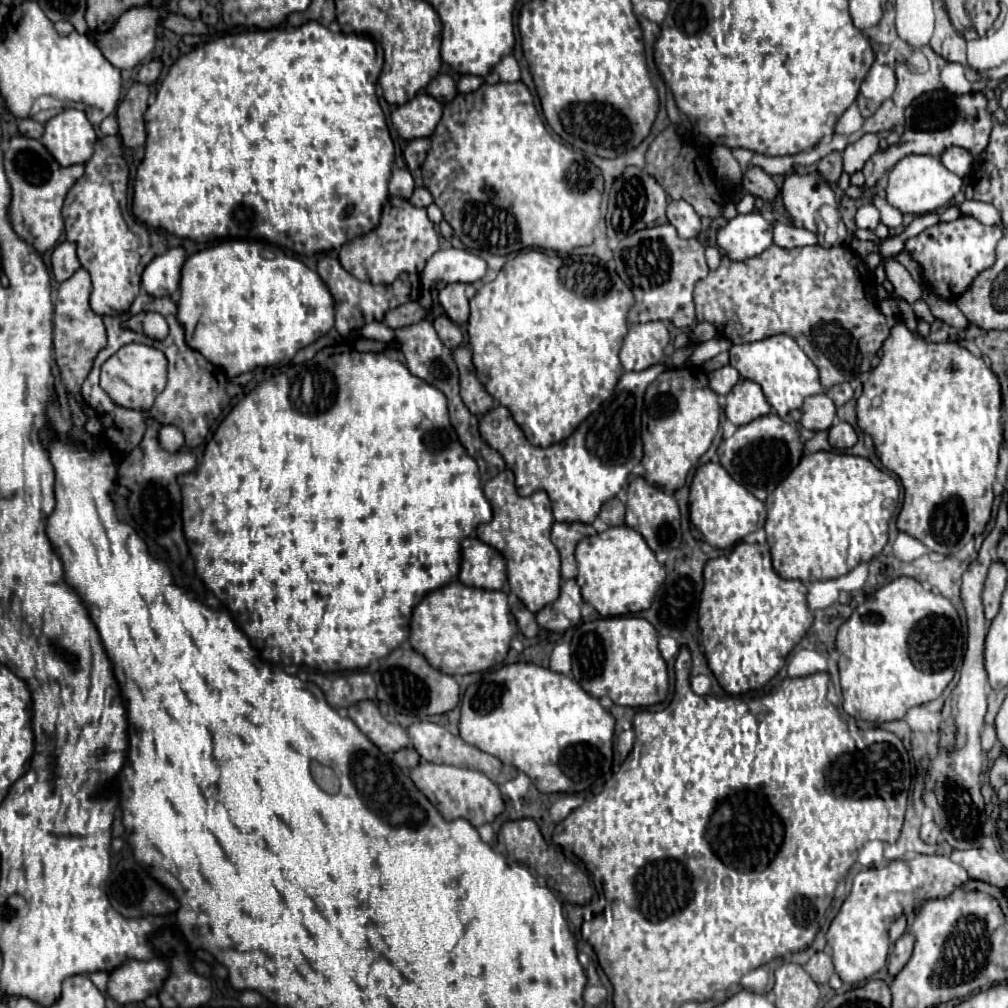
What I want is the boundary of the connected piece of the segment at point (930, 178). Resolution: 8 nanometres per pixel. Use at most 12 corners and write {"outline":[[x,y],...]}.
{"outline":[[908,155],[886,199],[904,215],[944,207],[962,179],[938,157]]}

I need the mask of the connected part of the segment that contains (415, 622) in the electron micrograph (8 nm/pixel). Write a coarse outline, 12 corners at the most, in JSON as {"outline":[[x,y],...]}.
{"outline":[[504,591],[426,595],[410,643],[434,669],[500,665],[516,631]]}

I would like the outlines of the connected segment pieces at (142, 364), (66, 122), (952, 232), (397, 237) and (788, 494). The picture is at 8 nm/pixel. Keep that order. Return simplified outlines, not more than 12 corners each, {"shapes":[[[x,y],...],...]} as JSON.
{"shapes":[[[120,347],[100,373],[114,403],[150,409],[166,387],[166,355]],[[80,109],[46,123],[42,143],[68,167],[94,153],[96,131]],[[974,217],[906,243],[942,299],[958,299],[994,265],[1004,233]],[[390,197],[380,225],[340,249],[372,285],[420,273],[438,251],[426,209]],[[804,455],[766,499],[776,573],[836,579],[888,541],[898,483]]]}

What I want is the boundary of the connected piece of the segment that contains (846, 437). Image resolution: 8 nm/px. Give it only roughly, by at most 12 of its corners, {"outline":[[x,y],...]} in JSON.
{"outline":[[850,423],[830,427],[828,439],[836,449],[850,449],[858,435]]}

